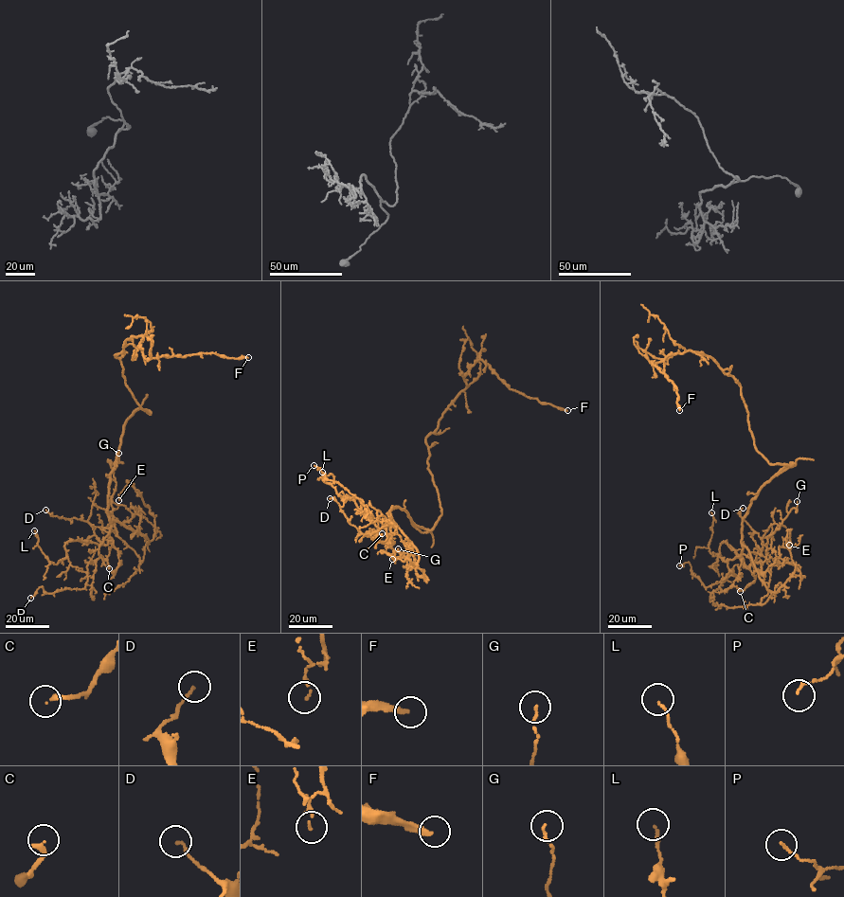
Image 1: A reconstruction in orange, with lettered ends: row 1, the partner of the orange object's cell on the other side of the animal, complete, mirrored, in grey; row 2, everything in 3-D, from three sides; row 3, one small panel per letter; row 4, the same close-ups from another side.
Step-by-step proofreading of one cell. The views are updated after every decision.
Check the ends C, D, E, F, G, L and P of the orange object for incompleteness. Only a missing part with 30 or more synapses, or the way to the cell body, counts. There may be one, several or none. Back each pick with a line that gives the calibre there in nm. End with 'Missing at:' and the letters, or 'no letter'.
F: 240 nm
Missing at: F

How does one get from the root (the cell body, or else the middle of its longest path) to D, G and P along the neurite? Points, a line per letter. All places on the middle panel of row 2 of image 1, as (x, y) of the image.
D: (441, 511), (436, 525), (427, 529), (413, 522), (406, 511), (393, 507), (385, 527), (364, 535), (330, 498)
G: (441, 511), (427, 529), (392, 507), (387, 543), (389, 537), (390, 547), (398, 548)
P: (441, 511), (431, 529), (398, 507), (388, 520), (378, 511), (372, 522), (362, 499), (314, 465)

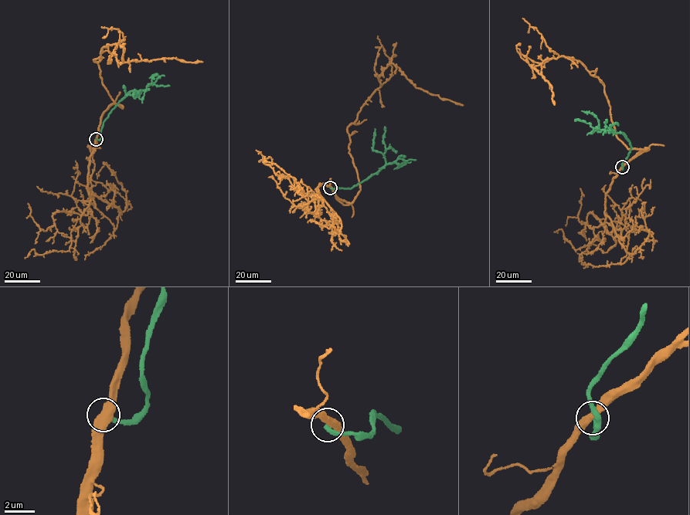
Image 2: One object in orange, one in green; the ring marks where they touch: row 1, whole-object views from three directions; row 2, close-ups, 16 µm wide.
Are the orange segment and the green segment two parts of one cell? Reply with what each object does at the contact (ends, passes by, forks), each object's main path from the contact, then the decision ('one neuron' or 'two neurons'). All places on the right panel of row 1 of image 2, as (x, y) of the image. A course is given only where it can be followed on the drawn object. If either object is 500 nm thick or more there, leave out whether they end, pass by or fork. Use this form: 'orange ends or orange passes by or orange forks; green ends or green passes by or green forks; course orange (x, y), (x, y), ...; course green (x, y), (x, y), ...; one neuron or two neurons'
course orange (622, 167), (646, 147), (619, 140), (604, 87), (582, 62), (564, 56), (530, 65), (551, 86), (554, 105); course green (622, 167), (631, 147), (626, 136), (610, 130), (599, 132), (598, 120), (581, 110); two neurons

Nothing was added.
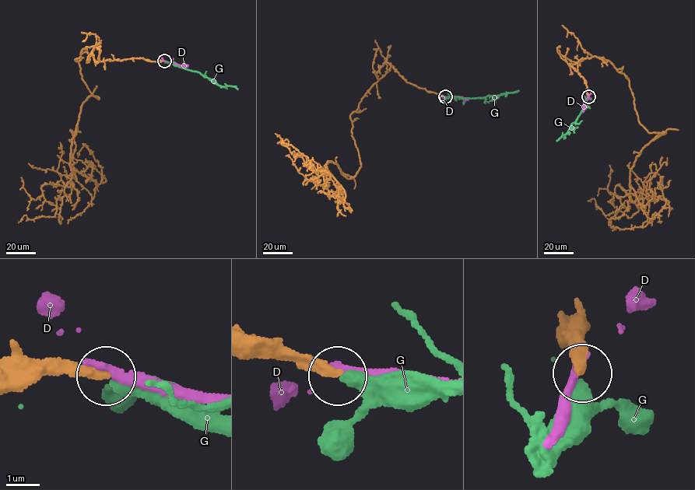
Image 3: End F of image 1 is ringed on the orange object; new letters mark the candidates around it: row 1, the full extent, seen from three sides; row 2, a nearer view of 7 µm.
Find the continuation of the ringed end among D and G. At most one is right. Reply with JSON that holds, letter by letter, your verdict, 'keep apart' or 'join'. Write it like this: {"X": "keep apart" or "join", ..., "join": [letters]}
{"D": "keep apart", "G": "keep apart", "join": []}

